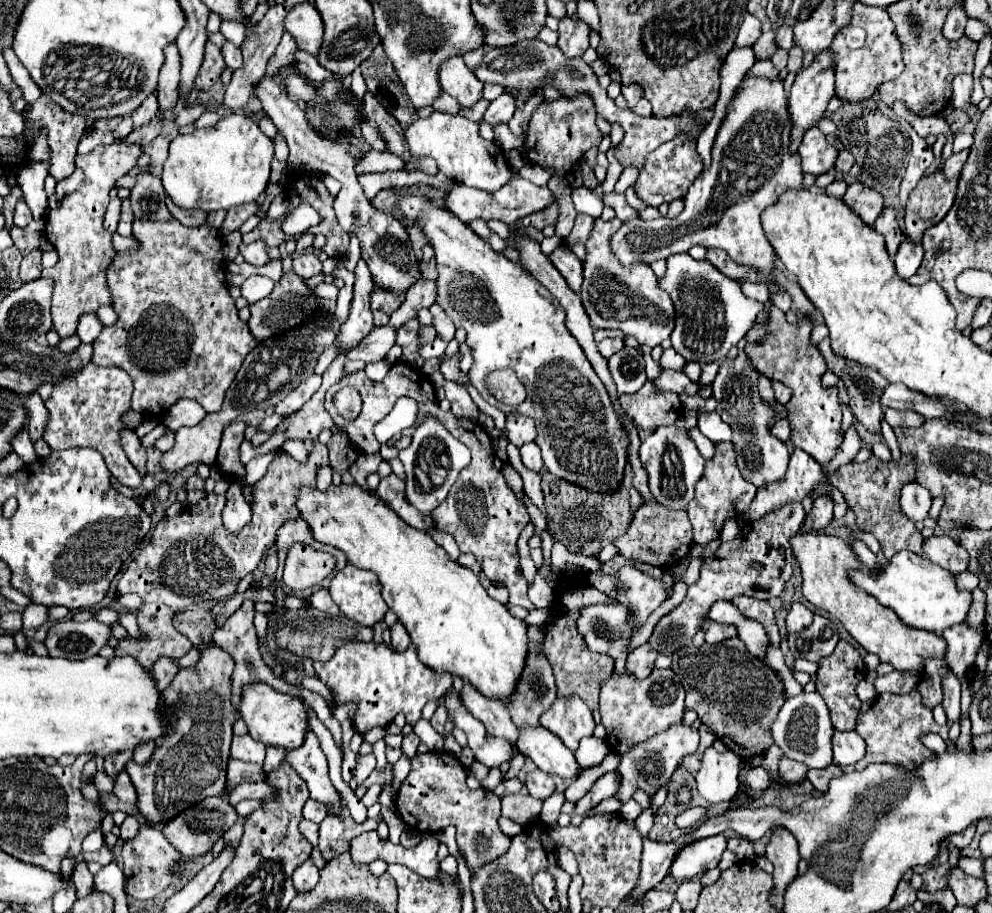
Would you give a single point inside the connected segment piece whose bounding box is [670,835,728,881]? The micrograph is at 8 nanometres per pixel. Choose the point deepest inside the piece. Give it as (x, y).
(694, 859)

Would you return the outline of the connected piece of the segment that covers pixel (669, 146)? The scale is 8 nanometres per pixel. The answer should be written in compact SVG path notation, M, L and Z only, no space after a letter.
M686 133L676 135L674 139L662 143L658 149L654 149L644 167L640 169L640 177L634 183L634 191L638 199L642 199L650 207L660 207L662 203L672 203L674 199L684 199L688 185L698 177L698 173L704 169L702 159L696 151L696 139L692 139Z

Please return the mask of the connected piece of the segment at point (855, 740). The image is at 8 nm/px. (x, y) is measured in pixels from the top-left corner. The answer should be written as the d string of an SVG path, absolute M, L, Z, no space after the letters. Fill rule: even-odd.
M836 731L832 745L834 745L834 763L840 767L856 765L866 751L864 739L856 731L848 731L848 733Z

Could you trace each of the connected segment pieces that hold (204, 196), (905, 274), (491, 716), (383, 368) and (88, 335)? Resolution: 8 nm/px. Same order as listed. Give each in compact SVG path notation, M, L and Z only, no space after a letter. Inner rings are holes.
M234 115L220 119L214 127L174 137L160 179L166 195L180 209L200 209L210 213L256 201L270 179L272 157L274 143L260 131L256 119Z
M902 241L900 243L900 249L894 257L894 263L896 263L896 271L902 279L910 279L916 269L920 267L920 261L922 261L922 249L918 243L912 243L912 241Z
M464 683L462 691L460 691L460 699L462 699L464 707L476 719L480 719L486 725L490 735L504 737L504 739L512 741L512 745L516 743L518 727L508 717L508 707L504 705L502 699L498 699L498 697L486 697L480 691L476 691L470 683Z
M385 358L379 362L367 364L364 371L370 380L380 382L387 375L391 366L392 364Z
M84 313L80 319L78 319L78 329L76 329L76 335L80 337L82 343L92 343L98 333L102 329L102 323L98 319L96 313Z

